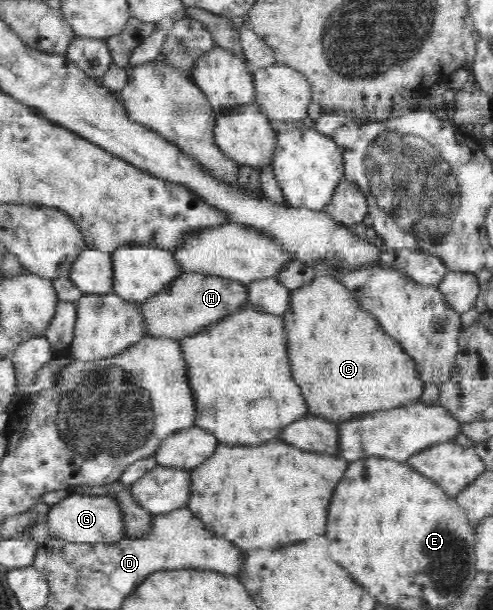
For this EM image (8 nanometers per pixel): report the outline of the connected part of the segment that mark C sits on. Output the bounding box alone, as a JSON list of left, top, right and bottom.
[283,275,424,423]

